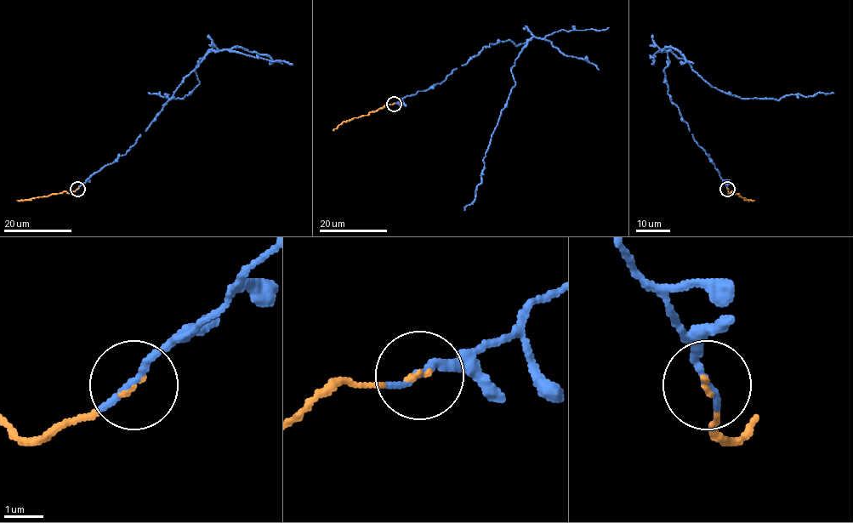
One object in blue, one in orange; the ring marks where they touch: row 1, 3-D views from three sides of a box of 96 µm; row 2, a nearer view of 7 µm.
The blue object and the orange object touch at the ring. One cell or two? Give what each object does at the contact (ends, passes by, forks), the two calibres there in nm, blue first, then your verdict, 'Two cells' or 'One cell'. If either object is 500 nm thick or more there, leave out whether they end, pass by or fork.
At the ring blue ends. At the ring orange ends. Thickness 220 nm (blue) against 70 nm. One cell

